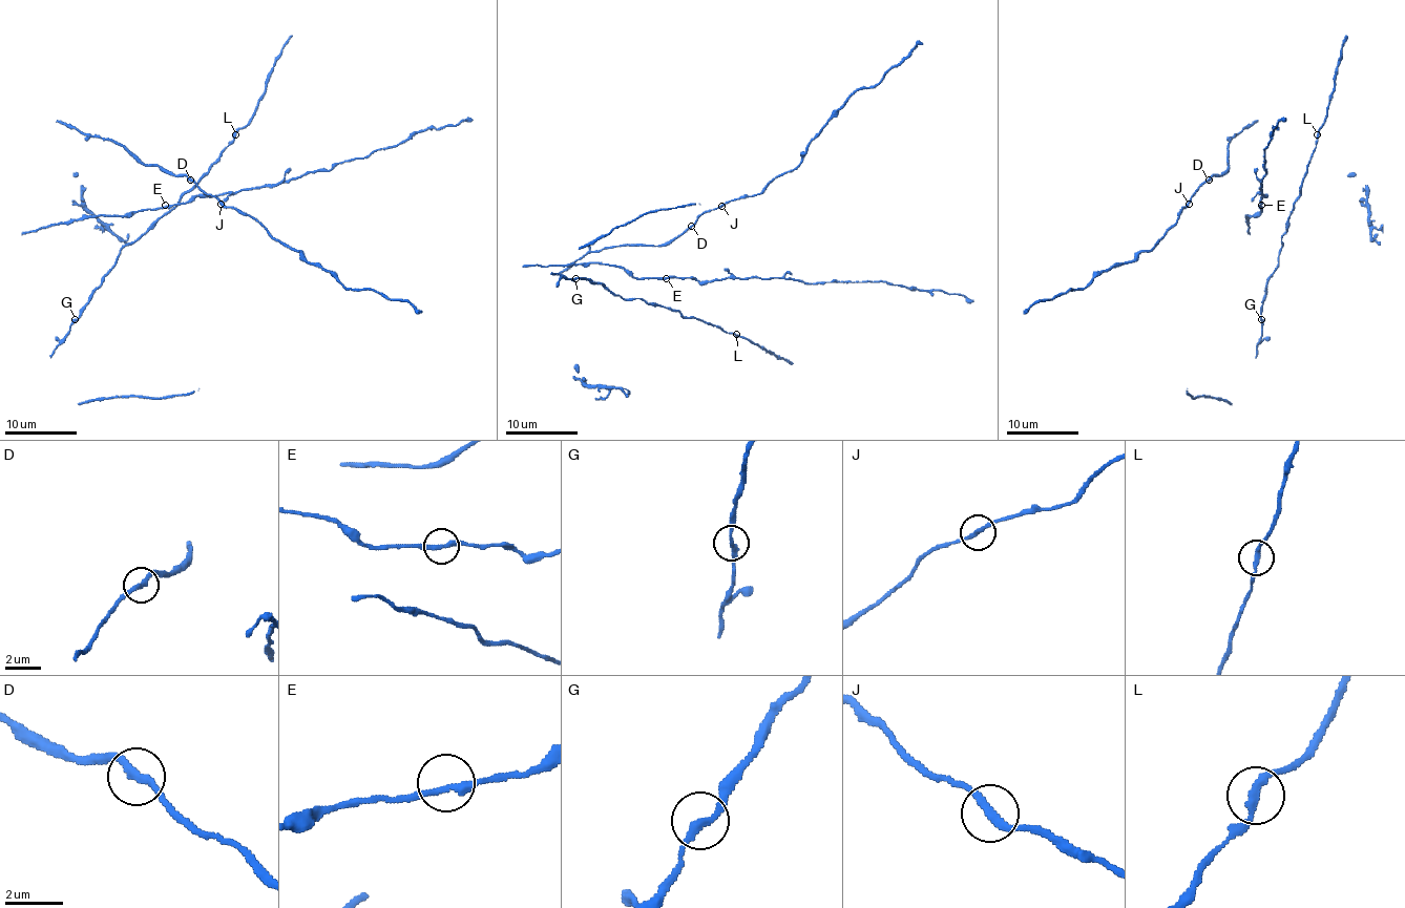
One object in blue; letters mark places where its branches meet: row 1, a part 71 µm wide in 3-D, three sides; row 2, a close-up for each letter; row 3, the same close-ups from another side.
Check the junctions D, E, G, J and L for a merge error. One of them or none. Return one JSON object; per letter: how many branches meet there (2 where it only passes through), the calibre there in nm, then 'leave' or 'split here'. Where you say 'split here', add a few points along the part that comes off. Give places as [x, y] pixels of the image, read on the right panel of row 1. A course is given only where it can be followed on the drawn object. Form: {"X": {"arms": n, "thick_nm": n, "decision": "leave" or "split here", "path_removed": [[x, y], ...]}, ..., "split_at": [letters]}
{"D": {"arms": 2, "thick_nm": 240, "decision": "leave"}, "E": {"arms": 2, "thick_nm": 240, "decision": "leave"}, "G": {"arms": 2, "thick_nm": 240, "decision": "leave"}, "J": {"arms": 2, "thick_nm": 240, "decision": "leave"}, "L": {"arms": 2, "thick_nm": 240, "decision": "leave"}, "split_at": []}

